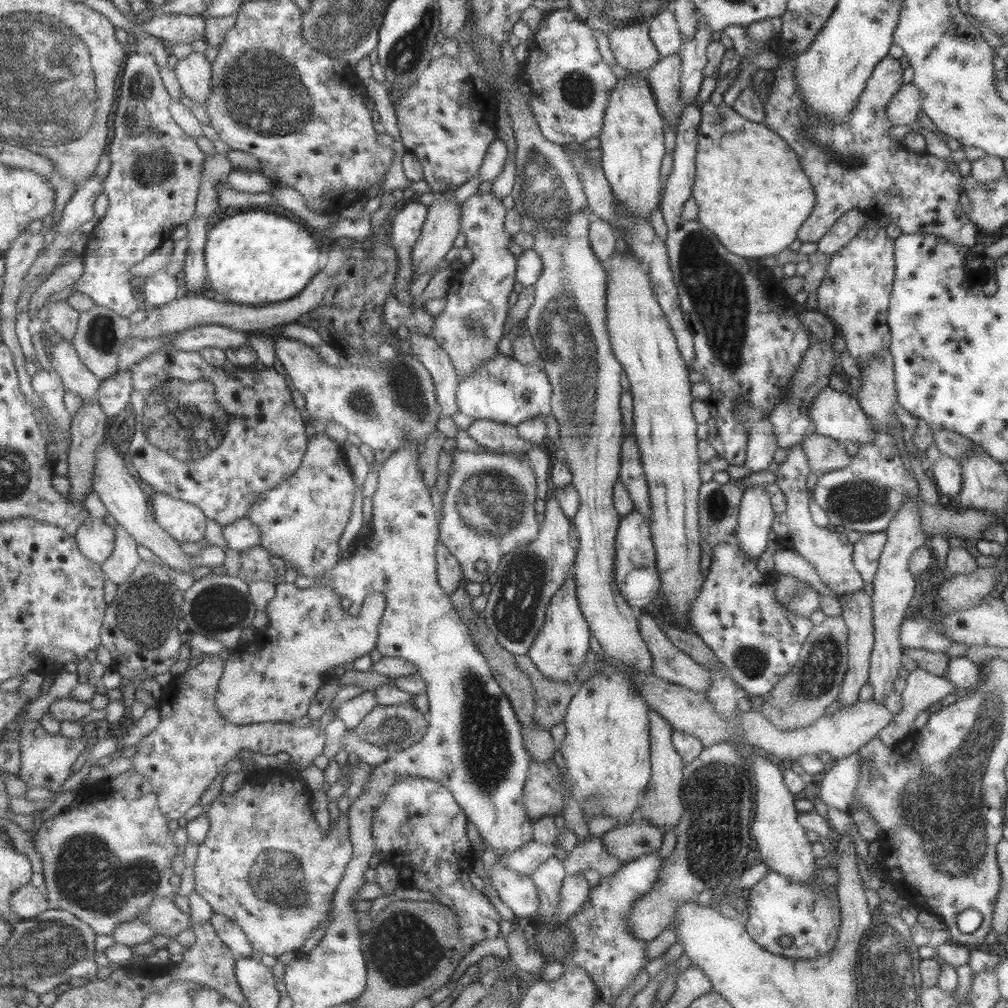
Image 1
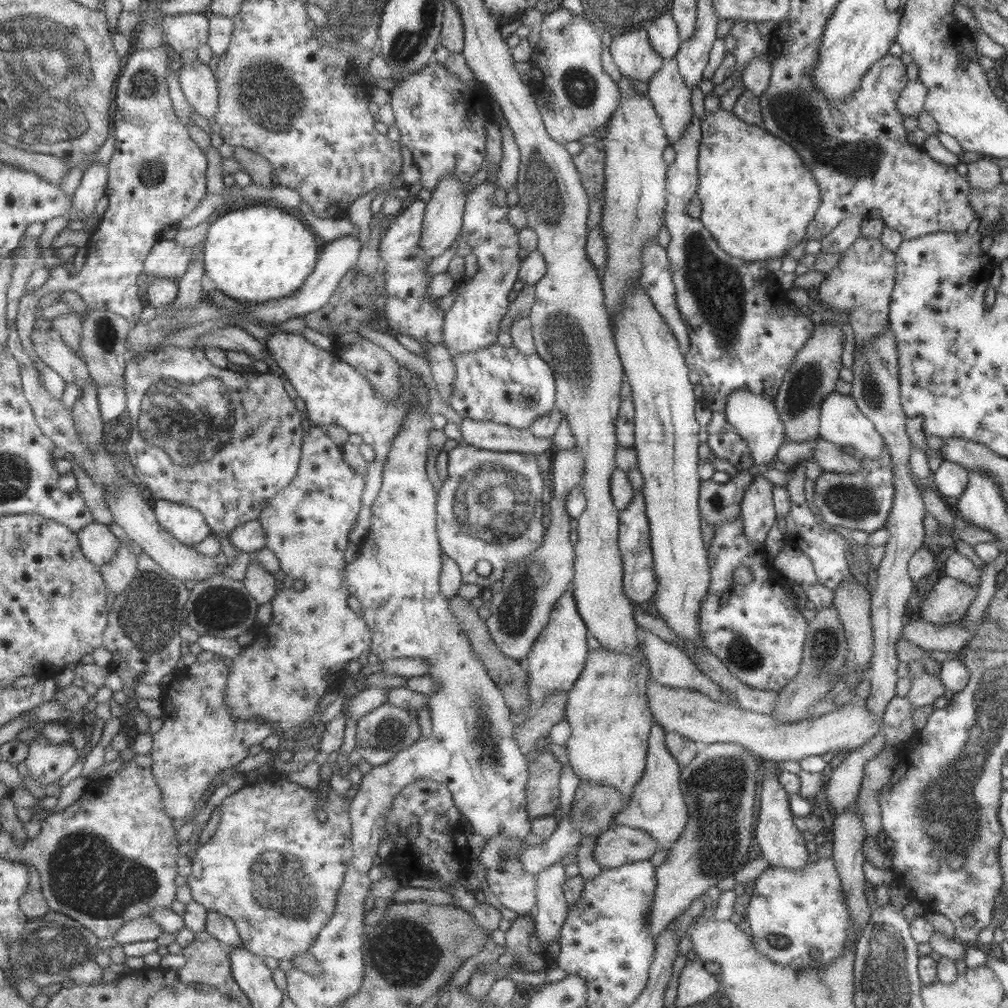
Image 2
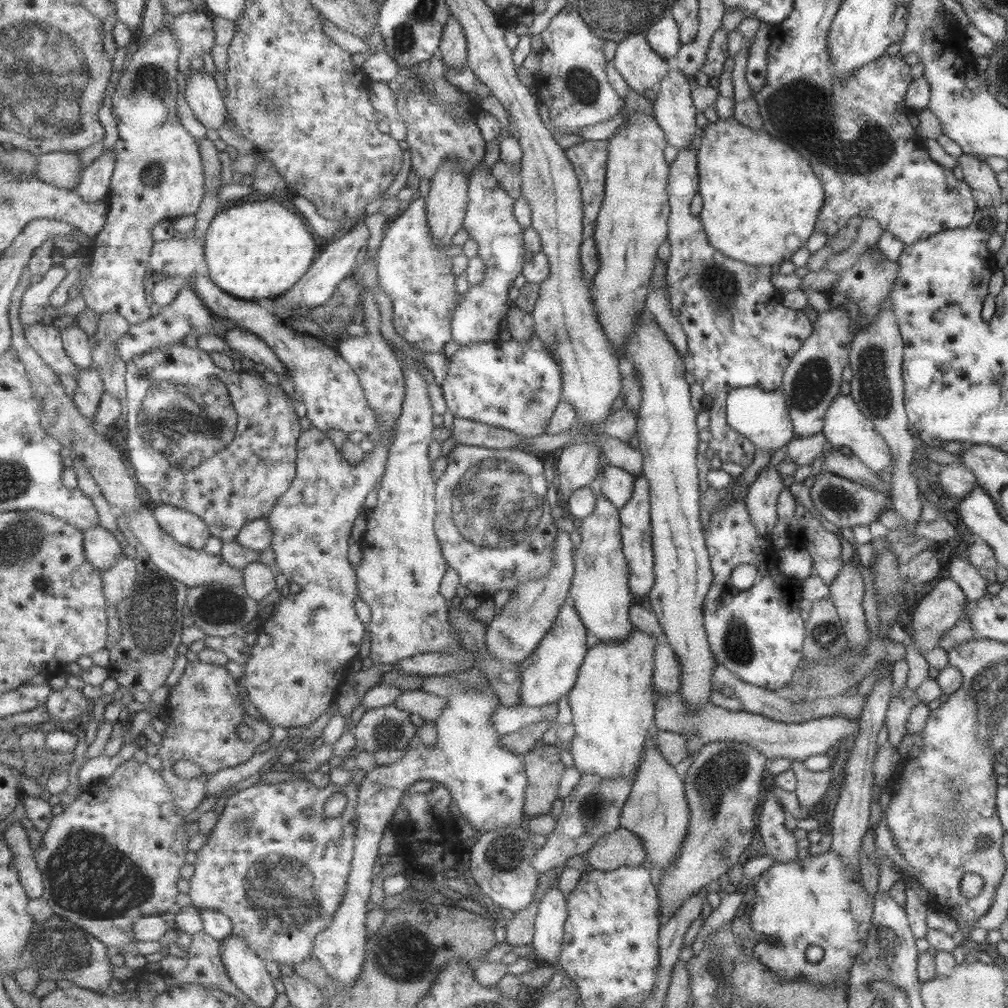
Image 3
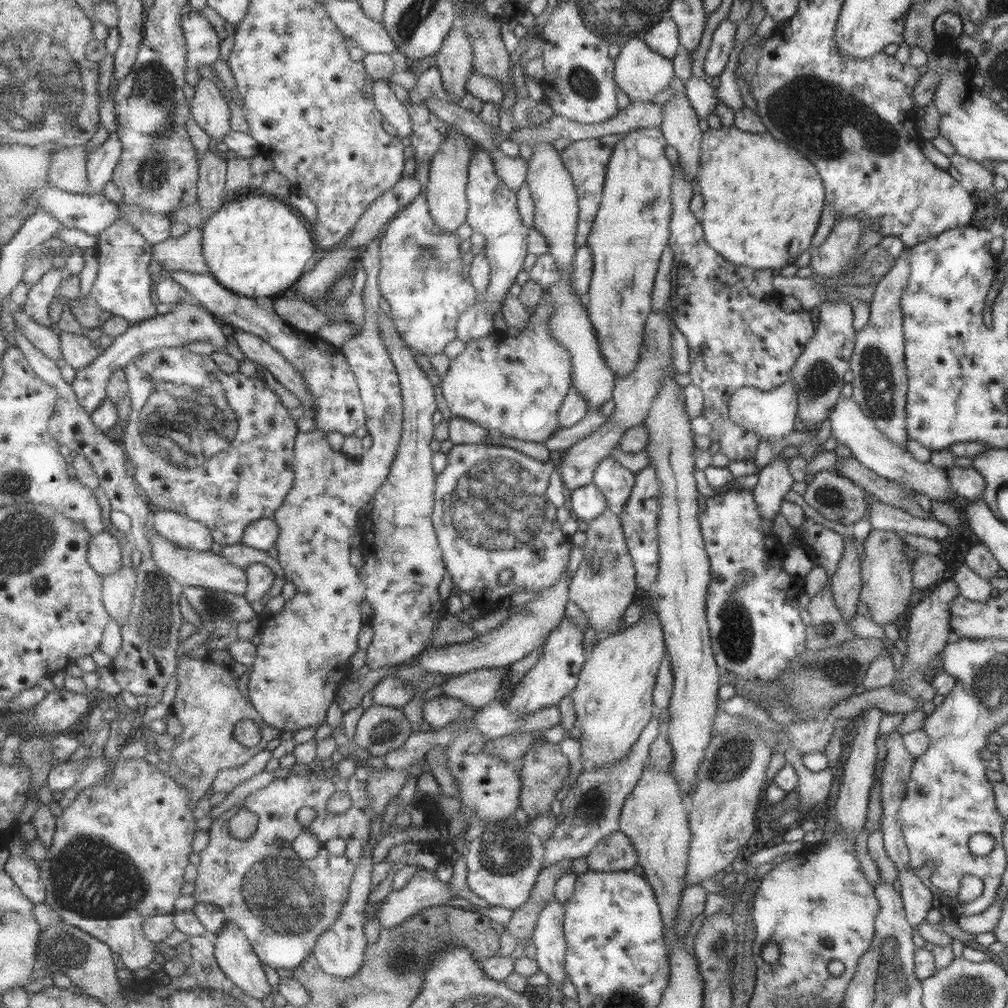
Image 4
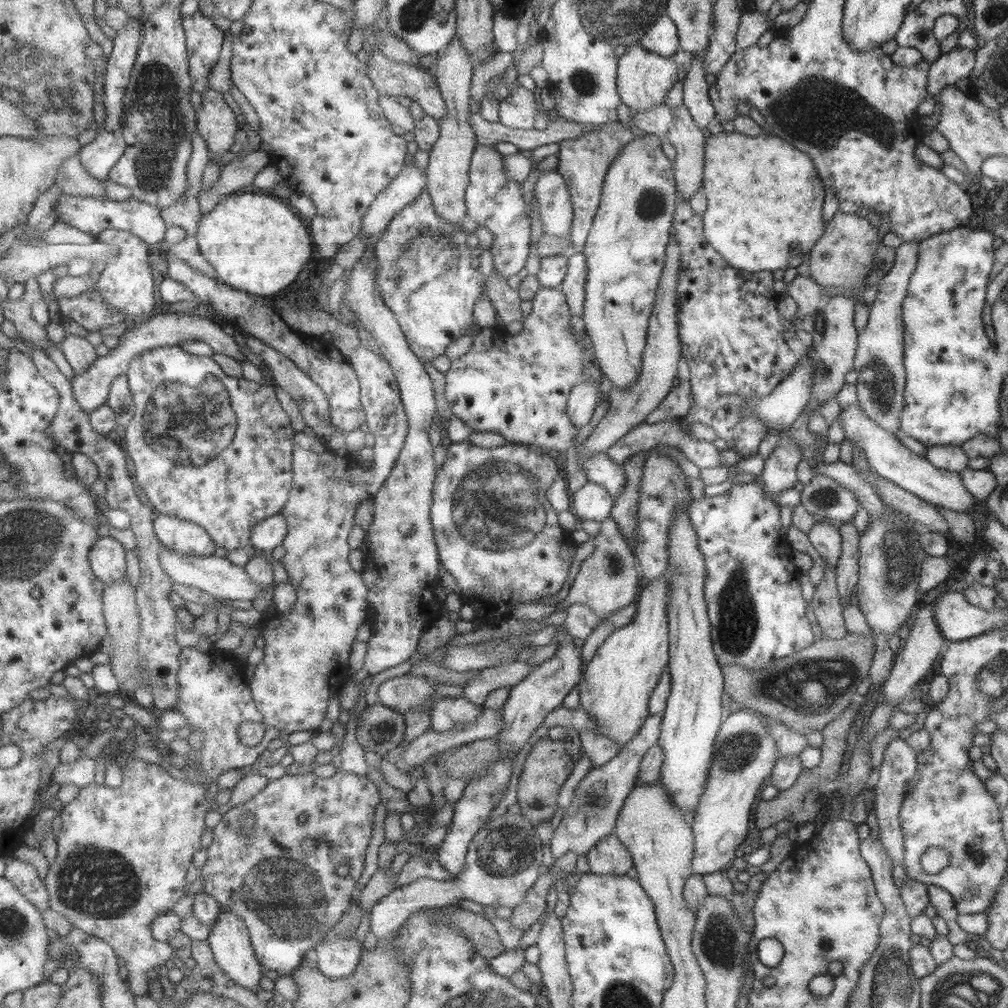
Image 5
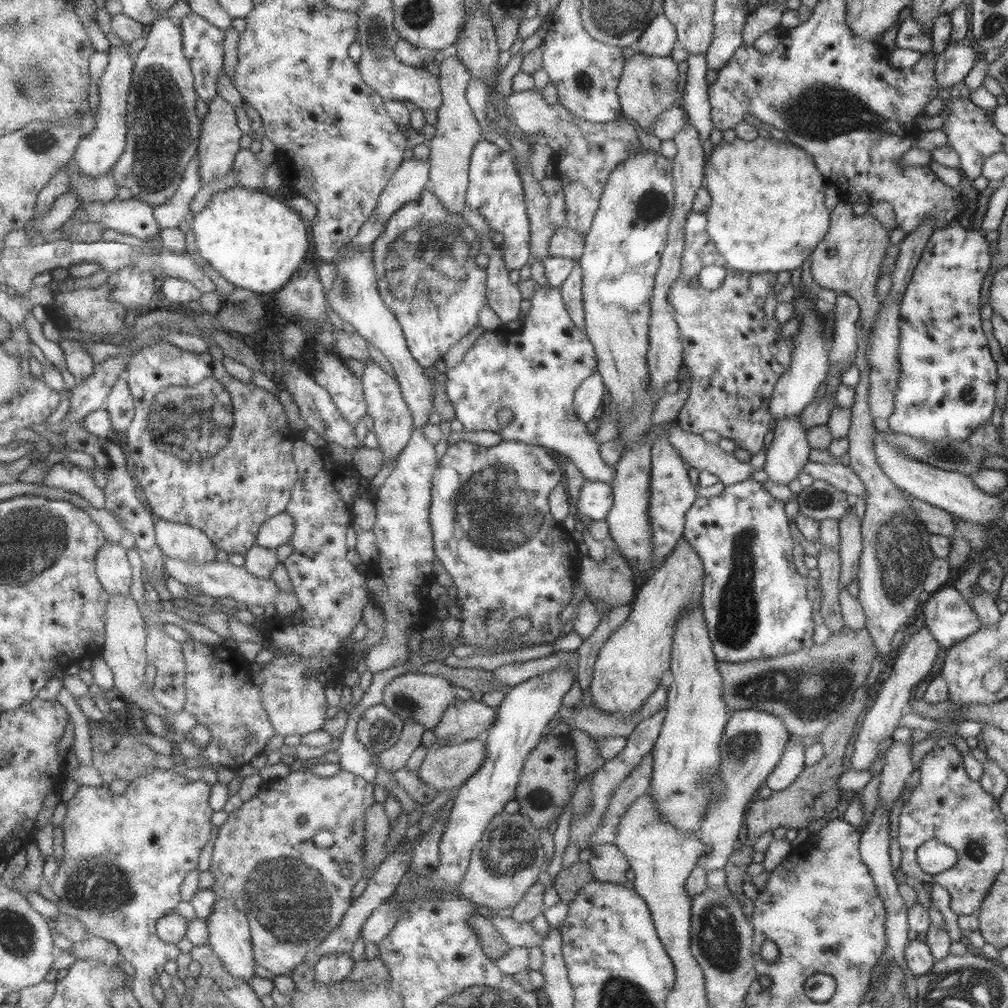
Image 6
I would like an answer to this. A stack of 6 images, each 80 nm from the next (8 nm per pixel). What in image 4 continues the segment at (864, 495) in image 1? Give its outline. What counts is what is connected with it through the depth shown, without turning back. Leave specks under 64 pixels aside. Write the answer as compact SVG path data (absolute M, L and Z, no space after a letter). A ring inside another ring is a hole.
M823 470L806 484L803 500L824 518L835 520L850 528L866 516L865 491L834 472Z

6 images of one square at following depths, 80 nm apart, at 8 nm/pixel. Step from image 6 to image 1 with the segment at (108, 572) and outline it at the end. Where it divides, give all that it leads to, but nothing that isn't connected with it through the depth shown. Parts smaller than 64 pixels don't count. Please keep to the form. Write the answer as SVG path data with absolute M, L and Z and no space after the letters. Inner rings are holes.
M89 517L87 522L81 525L76 539L82 553L102 565L114 553L116 530L105 524L103 519Z

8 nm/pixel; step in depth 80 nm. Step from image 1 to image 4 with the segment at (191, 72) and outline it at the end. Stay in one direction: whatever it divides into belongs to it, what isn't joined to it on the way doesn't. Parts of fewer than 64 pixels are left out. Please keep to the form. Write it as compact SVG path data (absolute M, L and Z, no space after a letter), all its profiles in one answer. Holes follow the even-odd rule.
M202 78L191 99L192 116L211 139L223 143L231 132L231 106L214 81Z

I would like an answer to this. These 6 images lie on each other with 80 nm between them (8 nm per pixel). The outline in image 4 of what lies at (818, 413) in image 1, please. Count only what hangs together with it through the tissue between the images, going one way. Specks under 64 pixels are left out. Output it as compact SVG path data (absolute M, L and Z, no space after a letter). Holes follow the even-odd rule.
M839 398L829 410L831 435L838 443L849 448L852 458L880 478L896 482L899 486L910 488L917 494L928 496L931 501L950 503L955 498L955 489L947 478L947 471L933 466L929 462L917 462L903 447L895 444L882 430L879 430L872 418L869 418L851 398Z

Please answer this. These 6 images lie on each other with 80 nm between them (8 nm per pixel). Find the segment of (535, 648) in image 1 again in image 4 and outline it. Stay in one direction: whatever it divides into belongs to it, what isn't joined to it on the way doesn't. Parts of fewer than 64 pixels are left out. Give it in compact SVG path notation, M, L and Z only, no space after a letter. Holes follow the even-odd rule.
M564 618L562 623L548 636L537 663L515 686L516 689L507 702L510 709L520 714L533 714L545 710L546 707L561 704L565 696L572 696L580 681L583 662L586 662L583 658L583 639L582 628L570 618Z

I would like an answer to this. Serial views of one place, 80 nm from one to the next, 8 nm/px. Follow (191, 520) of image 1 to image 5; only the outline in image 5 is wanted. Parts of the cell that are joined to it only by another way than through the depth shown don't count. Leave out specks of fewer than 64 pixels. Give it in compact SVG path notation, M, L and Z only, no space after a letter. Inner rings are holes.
M159 513L153 517L153 525L162 546L169 550L211 556L218 548L215 539L197 522Z

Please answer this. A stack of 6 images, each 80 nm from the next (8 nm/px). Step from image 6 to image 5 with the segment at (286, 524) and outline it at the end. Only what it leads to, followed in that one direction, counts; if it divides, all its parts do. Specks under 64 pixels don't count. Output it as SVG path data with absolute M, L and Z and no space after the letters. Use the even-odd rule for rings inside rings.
M283 513L262 520L252 532L252 546L270 552L282 546L289 532L289 525Z

